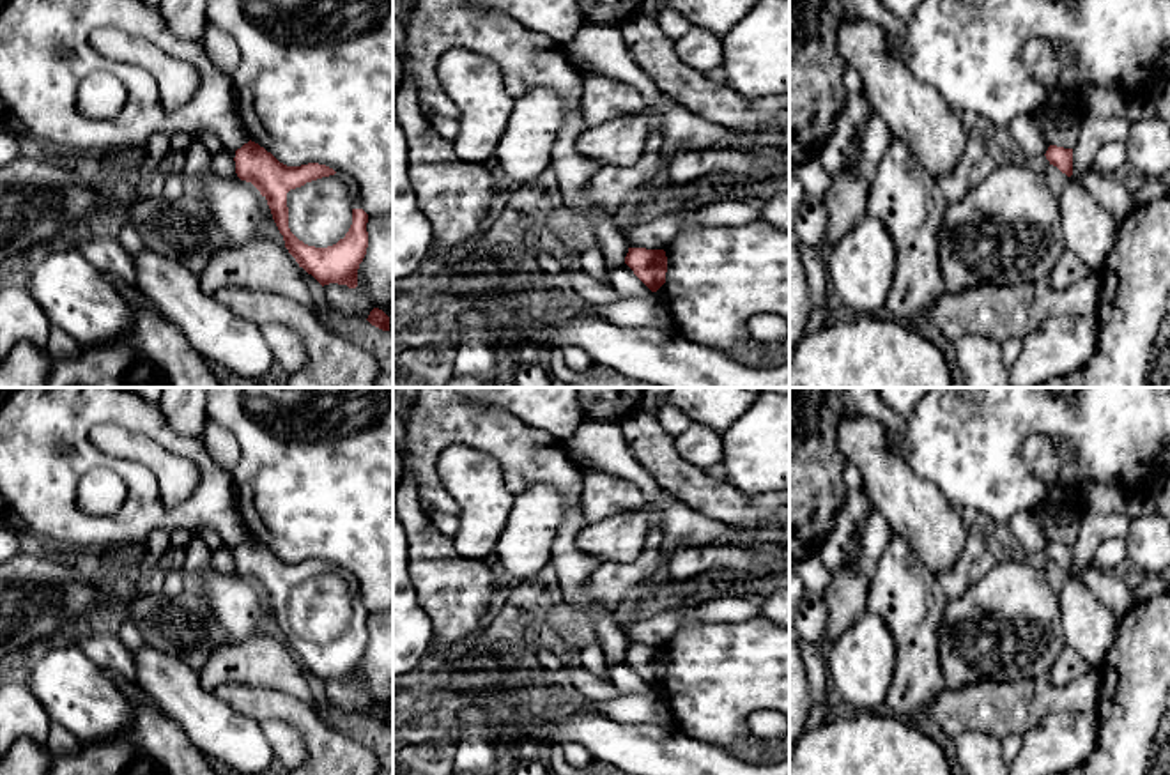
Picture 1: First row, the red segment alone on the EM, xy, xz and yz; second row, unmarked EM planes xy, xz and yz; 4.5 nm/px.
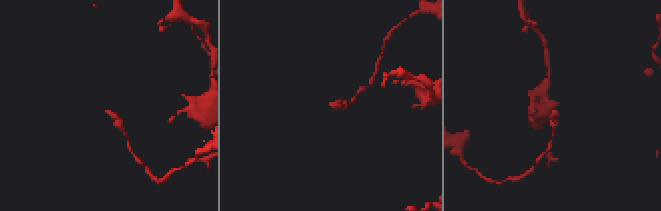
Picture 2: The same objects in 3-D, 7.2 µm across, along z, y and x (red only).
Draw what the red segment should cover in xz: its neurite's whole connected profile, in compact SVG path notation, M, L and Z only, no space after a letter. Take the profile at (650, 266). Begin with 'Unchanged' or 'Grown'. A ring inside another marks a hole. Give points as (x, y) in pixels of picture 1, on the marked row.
Unchanged. M628 248L625 264L651 292L666 283L667 257L664 249Z

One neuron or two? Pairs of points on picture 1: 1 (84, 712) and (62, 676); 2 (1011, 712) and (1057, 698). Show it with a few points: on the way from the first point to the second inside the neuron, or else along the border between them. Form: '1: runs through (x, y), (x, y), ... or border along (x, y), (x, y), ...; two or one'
1: runs through (84, 703), (69, 685); one
2: runs through (1022, 705), (1036, 698), (1046, 698); one

